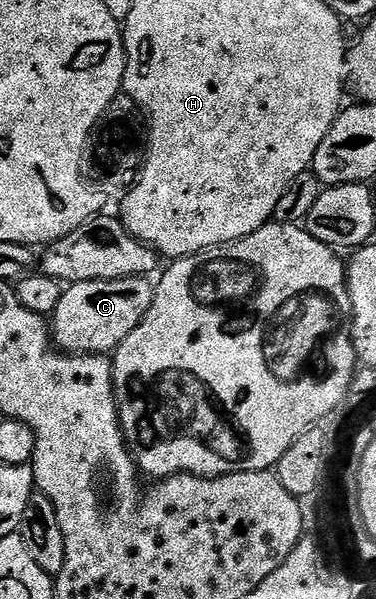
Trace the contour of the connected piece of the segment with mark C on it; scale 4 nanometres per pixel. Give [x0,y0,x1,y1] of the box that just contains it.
[49,275,155,355]

